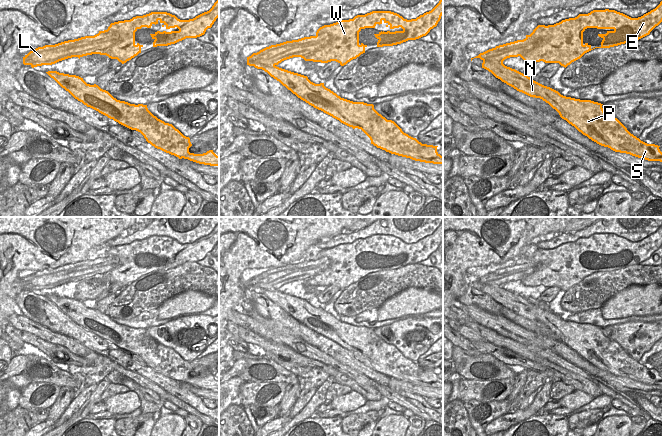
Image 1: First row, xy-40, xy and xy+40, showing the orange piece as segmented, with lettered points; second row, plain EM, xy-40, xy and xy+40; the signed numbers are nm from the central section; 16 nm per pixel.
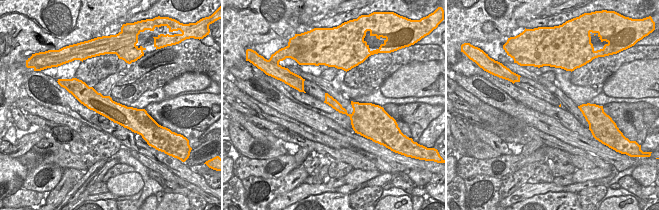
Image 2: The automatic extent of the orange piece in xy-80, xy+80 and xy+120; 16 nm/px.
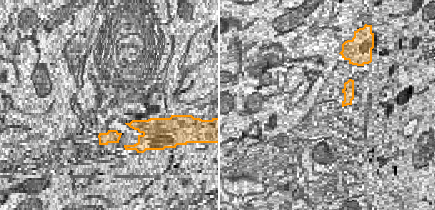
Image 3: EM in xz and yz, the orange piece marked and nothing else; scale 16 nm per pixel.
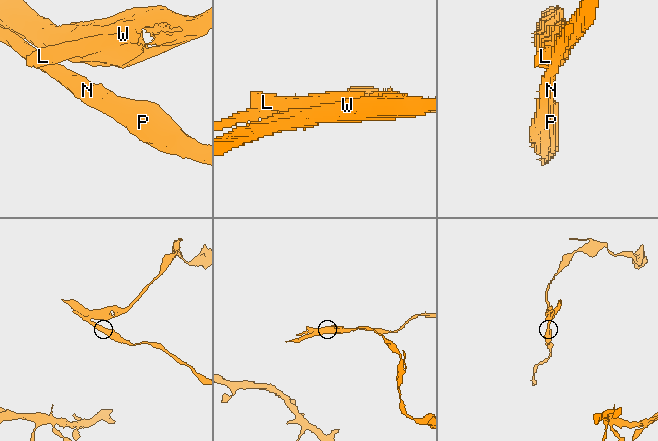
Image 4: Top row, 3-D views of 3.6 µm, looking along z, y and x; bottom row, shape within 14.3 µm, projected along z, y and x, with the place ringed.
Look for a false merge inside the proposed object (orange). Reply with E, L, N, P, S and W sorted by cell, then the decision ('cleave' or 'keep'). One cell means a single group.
groups E W / L N P S; cleave

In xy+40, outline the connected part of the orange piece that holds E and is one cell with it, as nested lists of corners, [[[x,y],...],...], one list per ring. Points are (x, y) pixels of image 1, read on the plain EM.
[[[662,225],[655,233],[651,234],[650,236],[638,242],[631,242],[615,234],[609,234],[609,233],[593,234],[588,238],[579,238],[575,242],[565,243],[554,249],[548,249],[548,250],[538,249],[530,259],[526,259],[526,262],[523,263],[529,265],[530,268],[532,269],[532,272],[528,273],[528,275],[524,279],[522,279],[521,282],[525,286],[543,285],[545,287],[559,287],[561,290],[566,292],[572,286],[580,283],[585,277],[593,274],[591,272],[591,269],[589,269],[588,267],[585,268],[583,267],[583,256],[587,252],[607,253],[608,255],[606,258],[598,258],[598,260],[601,261],[603,264],[601,266],[601,270],[595,272],[610,272],[631,265],[636,265],[649,259],[650,256],[661,246],[662,246]]]

